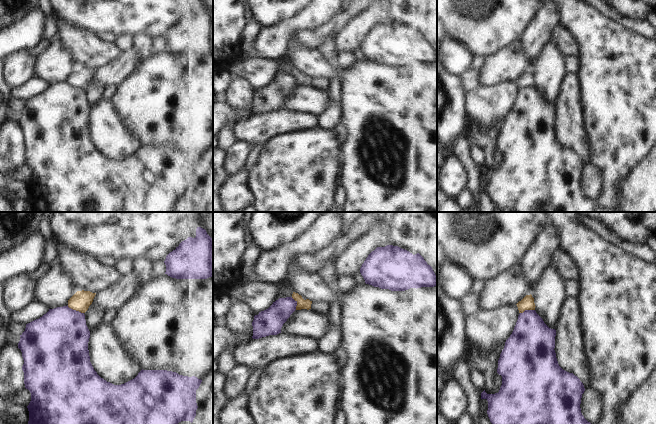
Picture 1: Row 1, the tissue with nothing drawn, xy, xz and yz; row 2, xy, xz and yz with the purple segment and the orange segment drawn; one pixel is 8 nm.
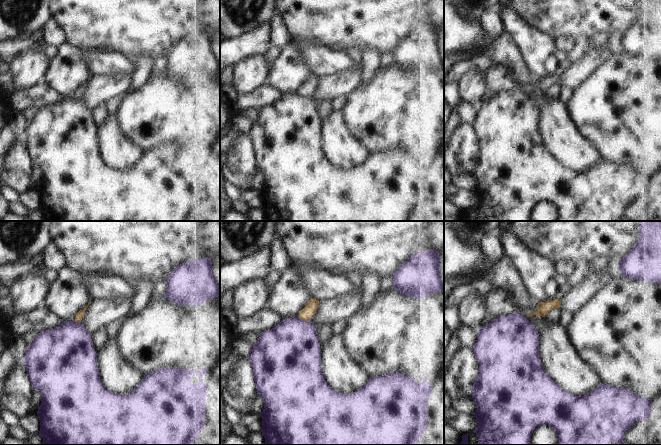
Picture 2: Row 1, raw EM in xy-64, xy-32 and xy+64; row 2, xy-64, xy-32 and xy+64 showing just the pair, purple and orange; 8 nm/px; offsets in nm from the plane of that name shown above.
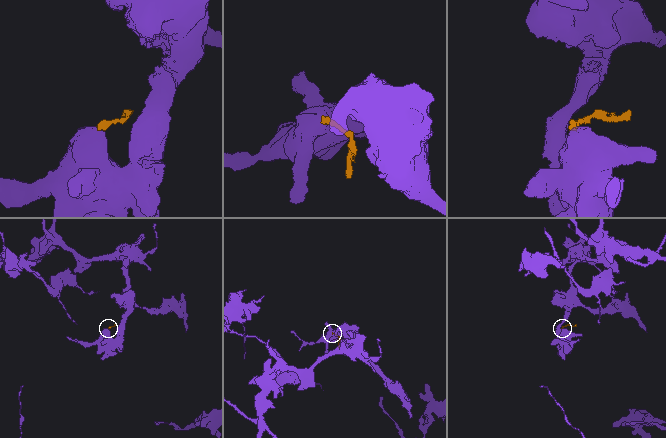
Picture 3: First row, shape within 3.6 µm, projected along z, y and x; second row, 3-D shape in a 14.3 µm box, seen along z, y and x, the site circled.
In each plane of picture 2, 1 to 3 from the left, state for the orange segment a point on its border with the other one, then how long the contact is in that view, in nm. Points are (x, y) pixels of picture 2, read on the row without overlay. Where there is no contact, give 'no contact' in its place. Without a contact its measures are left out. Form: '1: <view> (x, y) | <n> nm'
1: xy-64 (77, 98) | 40 nm
2: xy-32 (303, 97) | 90 nm
3: no contact

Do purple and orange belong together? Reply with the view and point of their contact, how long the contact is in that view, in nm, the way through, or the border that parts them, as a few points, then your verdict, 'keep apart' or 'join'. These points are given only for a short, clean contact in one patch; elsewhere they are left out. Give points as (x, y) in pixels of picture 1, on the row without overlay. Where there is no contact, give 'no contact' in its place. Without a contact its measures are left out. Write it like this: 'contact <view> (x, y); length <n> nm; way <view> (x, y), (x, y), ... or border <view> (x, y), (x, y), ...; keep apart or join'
contact xy (75, 86); length 150 nm; border xy (67, 81), (83, 89); keep apart

